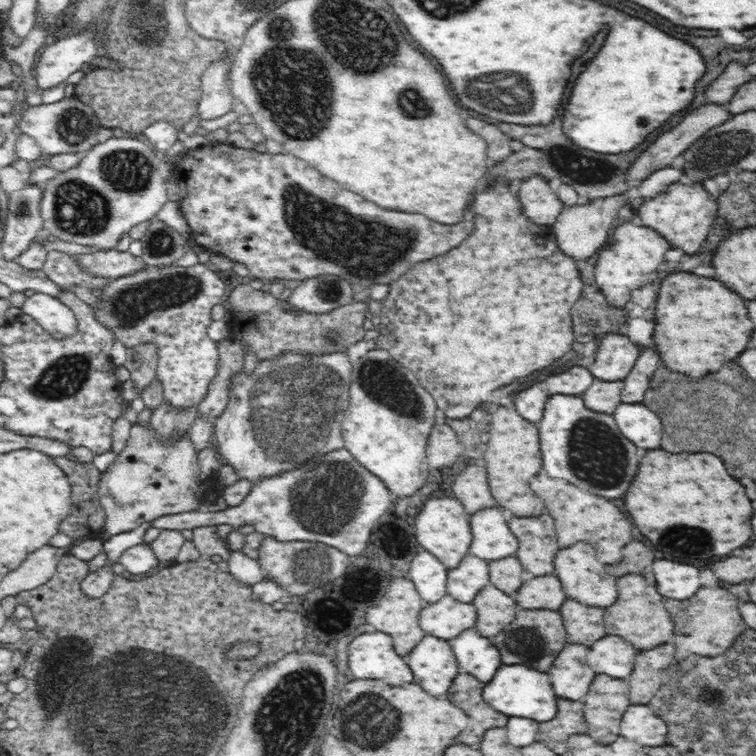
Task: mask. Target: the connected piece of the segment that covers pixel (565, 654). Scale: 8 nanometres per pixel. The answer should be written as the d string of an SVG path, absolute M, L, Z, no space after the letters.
M567 642L554 659L549 676L556 696L581 701L590 692L596 671L588 664L589 647Z

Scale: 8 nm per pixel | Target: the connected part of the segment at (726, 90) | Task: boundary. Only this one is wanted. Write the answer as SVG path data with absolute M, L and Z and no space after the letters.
M730 62L726 70L704 88L706 102L726 106L739 86L754 79L754 76L744 72L744 68L745 66L738 62Z

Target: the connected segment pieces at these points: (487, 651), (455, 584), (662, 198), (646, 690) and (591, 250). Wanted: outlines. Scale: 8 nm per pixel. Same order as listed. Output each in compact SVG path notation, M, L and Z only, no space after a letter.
M475 628L465 630L449 643L458 661L458 672L475 676L484 685L493 680L503 664L497 646Z
M470 553L466 554L460 565L448 570L447 594L460 602L472 603L474 596L491 584L489 572L489 561L483 561Z
M674 183L656 198L645 200L639 207L642 224L658 230L658 234L662 234L672 246L682 248L688 254L698 252L718 216L718 204L701 184Z
M672 642L657 645L656 648L638 652L634 670L626 679L629 682L631 704L649 705L660 692L663 674L675 663L675 648Z
M622 194L620 198L618 196L614 196L614 198L608 196L608 198L596 198L596 200L584 205L564 207L556 218L556 222L550 226L556 240L558 240L560 250L566 256L576 258L576 260L584 260L584 258L594 256L606 244L610 228L612 228L612 220L614 220L618 208L622 208L626 204L624 200L626 198Z

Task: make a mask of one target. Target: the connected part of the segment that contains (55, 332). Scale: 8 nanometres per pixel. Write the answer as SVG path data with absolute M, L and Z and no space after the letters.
M35 292L26 298L21 311L32 317L56 340L70 339L78 335L76 315L70 307L53 296Z

